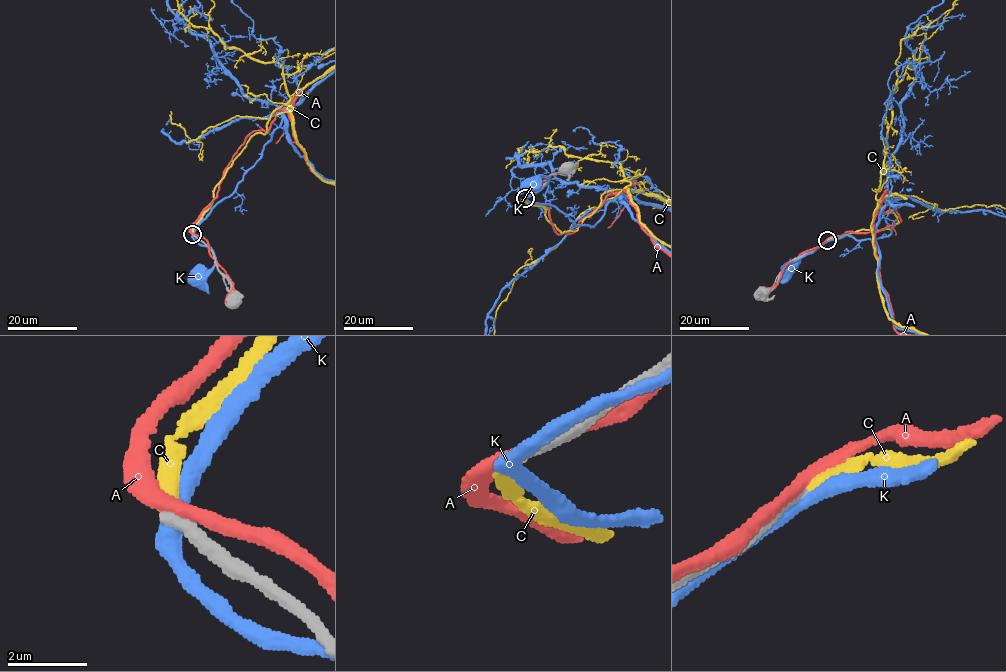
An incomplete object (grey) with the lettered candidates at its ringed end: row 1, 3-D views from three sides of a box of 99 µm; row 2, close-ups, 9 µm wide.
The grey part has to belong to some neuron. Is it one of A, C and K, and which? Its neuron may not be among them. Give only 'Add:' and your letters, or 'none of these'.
Add: C

